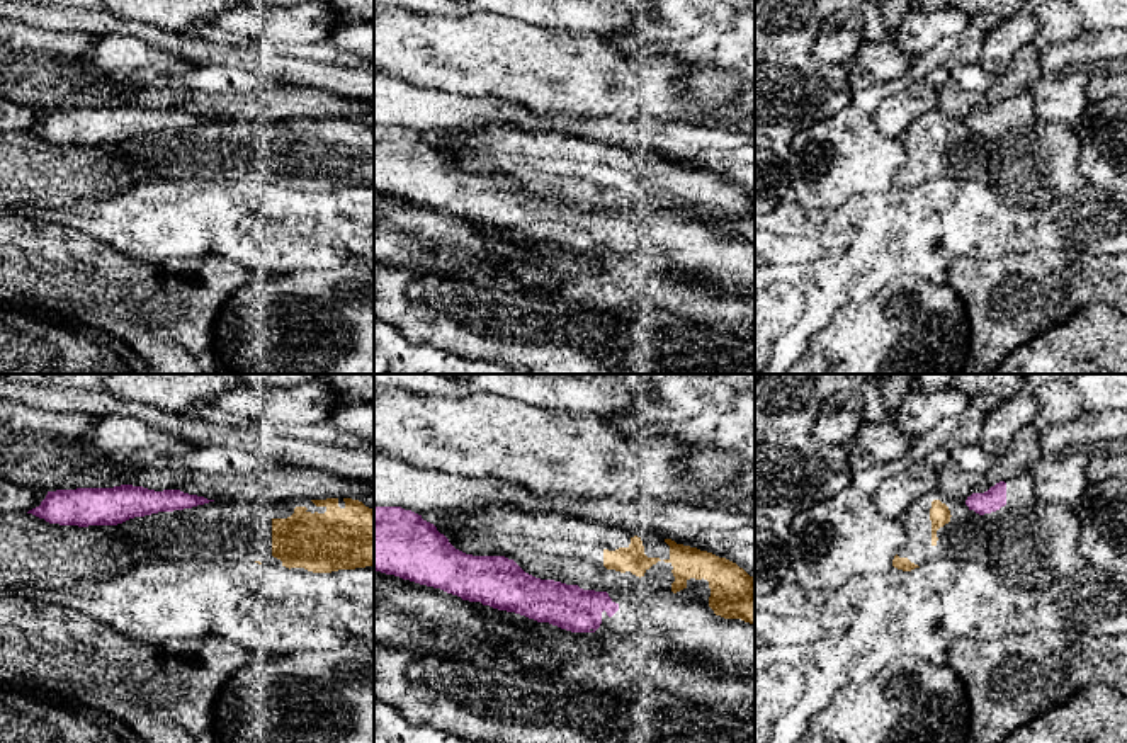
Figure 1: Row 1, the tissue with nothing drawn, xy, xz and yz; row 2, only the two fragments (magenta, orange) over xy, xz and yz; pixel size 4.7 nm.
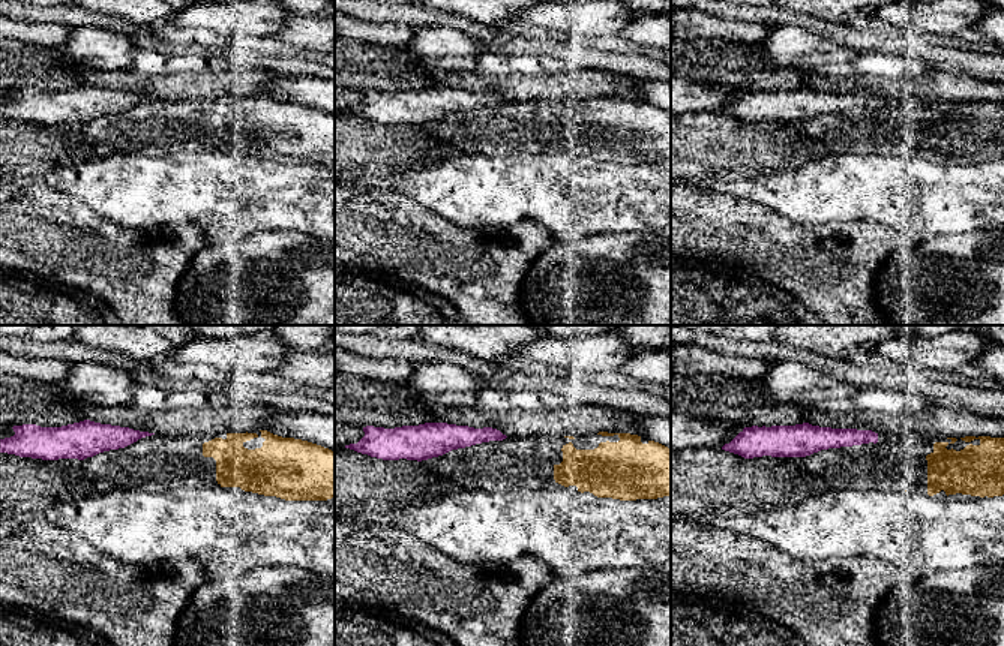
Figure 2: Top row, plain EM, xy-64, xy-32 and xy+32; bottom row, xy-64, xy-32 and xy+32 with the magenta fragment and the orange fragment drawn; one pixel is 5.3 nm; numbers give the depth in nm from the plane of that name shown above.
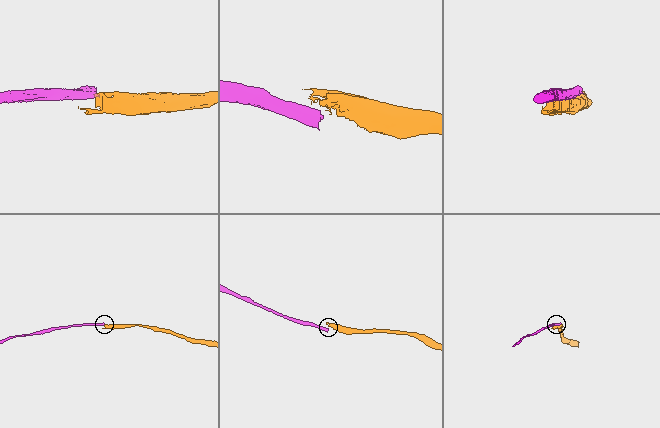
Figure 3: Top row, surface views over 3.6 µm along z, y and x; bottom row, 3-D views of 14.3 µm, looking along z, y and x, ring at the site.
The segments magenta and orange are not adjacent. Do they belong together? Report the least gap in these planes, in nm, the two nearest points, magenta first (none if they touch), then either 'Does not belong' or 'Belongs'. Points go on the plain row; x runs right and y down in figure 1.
Distance 90 nm. Across: yz (966, 123), (949, 130). Does not belong

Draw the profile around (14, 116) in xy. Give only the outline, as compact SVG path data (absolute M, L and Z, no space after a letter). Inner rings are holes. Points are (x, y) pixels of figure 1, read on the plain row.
M0 97L0 133L29 131L41 124L48 111Z

